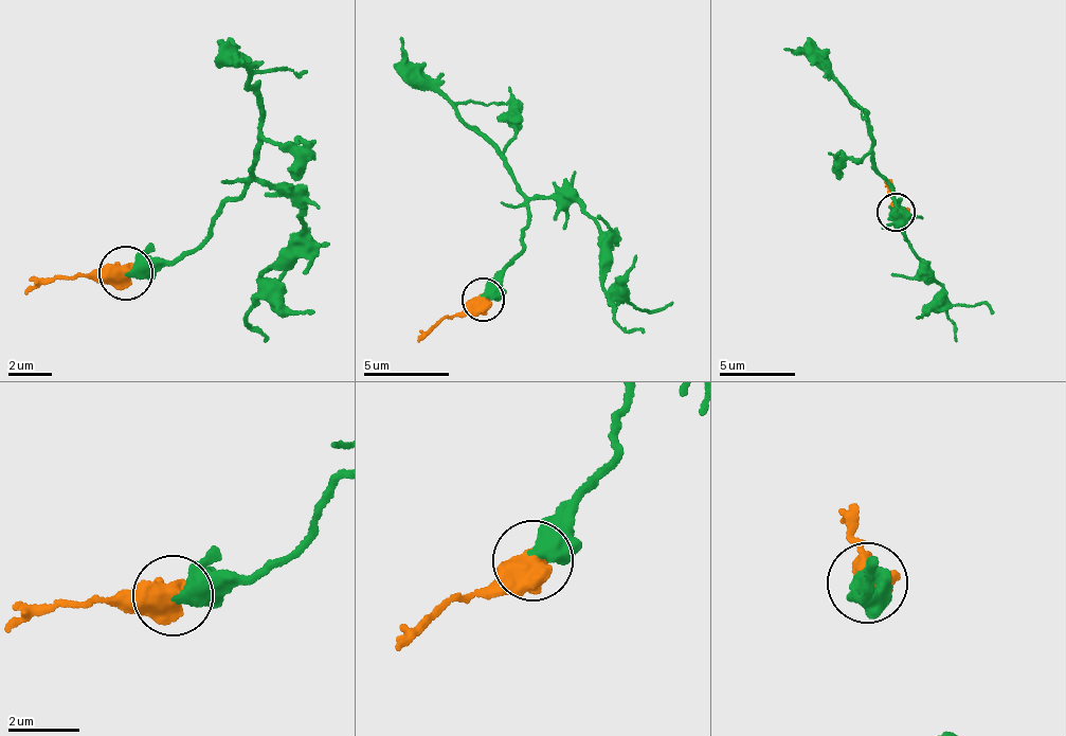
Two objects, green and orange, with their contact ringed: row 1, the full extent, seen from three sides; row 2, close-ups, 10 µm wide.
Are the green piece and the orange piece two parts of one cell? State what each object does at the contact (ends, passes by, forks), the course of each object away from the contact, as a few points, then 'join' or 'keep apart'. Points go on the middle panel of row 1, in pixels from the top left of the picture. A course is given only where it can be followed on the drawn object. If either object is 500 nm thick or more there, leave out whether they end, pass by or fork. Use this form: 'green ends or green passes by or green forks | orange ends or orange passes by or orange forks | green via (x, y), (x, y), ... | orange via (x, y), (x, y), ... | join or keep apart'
green via (485, 299), (500, 291), (542, 197), (598, 225), (608, 289), (652, 310), (673, 300) | orange via (485, 299), (430, 326), (419, 343) | join

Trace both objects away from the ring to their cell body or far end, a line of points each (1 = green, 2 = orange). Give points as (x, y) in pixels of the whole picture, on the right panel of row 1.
1: (896, 214), (899, 221), (892, 220), (900, 200), (895, 193), (915, 257), (953, 307), (985, 305), (991, 313)
2: (896, 214), (887, 187)

